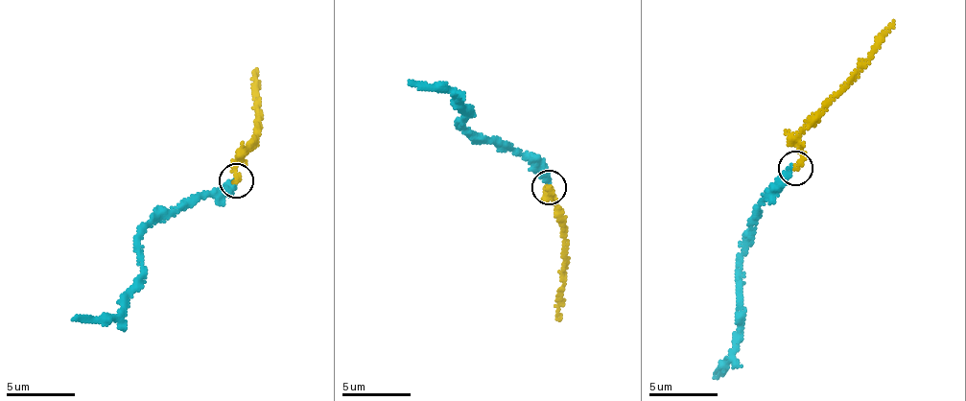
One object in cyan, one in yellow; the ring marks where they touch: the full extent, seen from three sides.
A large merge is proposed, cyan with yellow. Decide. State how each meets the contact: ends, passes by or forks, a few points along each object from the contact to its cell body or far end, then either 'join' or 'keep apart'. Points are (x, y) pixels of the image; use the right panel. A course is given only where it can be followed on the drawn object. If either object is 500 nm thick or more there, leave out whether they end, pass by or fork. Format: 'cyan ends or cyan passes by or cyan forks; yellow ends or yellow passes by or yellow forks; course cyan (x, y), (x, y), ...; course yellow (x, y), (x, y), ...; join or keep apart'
cyan ends; yellow ends; course cyan (794, 168), (759, 206), (755, 228), (742, 258), (738, 350), (714, 378); course yellow (794, 168), (801, 145), (799, 136), (815, 113), (841, 89), (893, 20); keep apart

